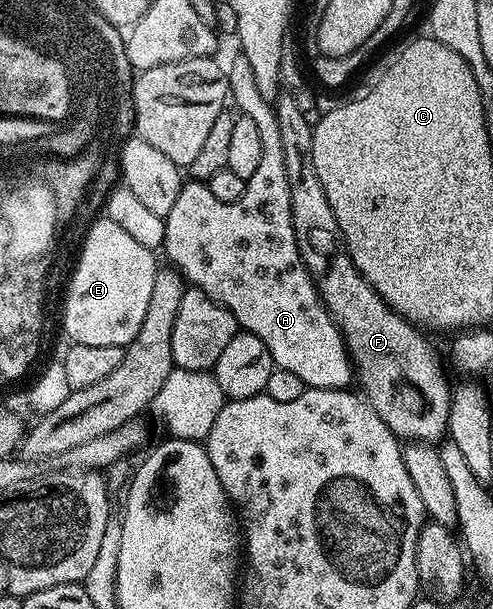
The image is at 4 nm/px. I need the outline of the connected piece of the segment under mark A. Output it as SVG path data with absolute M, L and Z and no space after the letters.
M236 54L226 64L226 71L231 103L236 103L239 111L254 118L254 123L258 125L262 137L262 162L247 180L246 194L234 202L218 202L218 198L209 196L207 183L193 179L181 183L178 198L174 206L170 206L170 214L164 217L166 234L162 252L168 255L167 263L191 287L202 290L223 308L229 308L243 331L266 342L266 350L270 350L275 367L290 370L290 374L302 378L302 382L310 388L347 389L351 385L348 383L354 380L352 357L344 345L340 327L333 322L332 315L322 302L298 250L290 206L290 182L286 178L286 158L282 156L282 133L278 130L273 101L262 98L254 82L254 70L250 70L250 62L246 62L243 54Z

